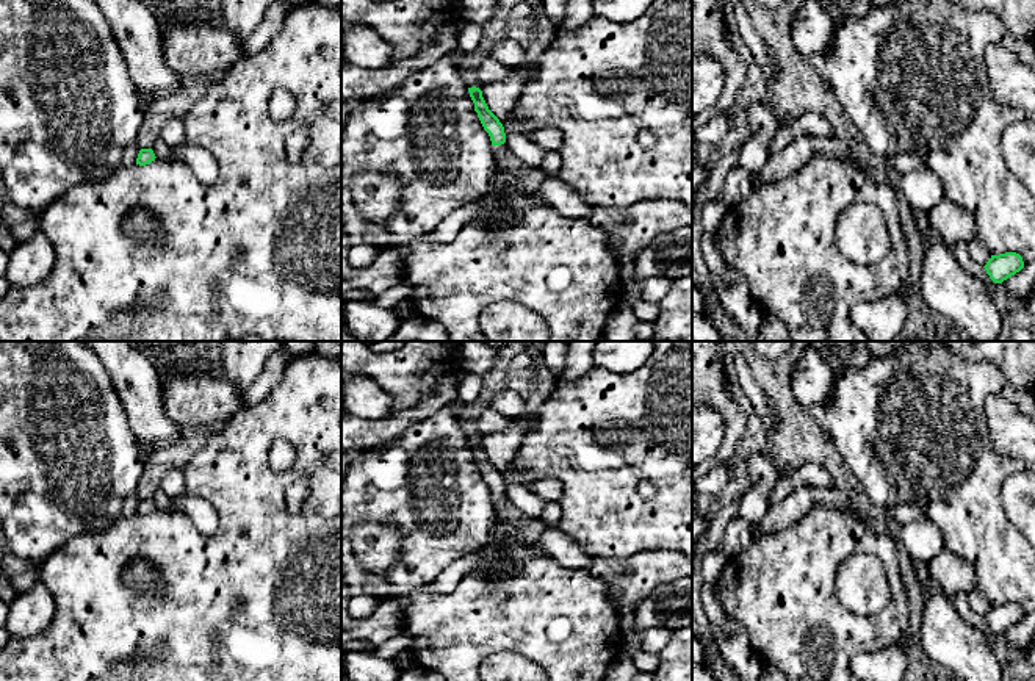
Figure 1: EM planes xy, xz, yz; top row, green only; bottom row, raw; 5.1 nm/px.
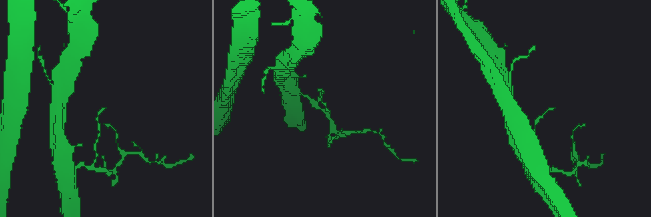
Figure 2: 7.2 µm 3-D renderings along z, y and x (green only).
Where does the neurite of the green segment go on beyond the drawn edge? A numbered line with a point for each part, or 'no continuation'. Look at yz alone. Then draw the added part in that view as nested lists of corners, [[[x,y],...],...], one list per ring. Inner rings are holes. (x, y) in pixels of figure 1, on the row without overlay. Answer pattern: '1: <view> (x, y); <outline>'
no continuation

